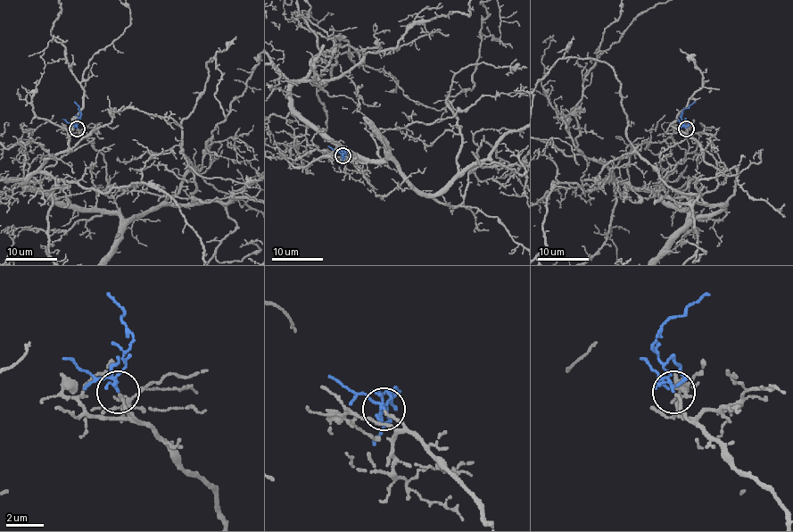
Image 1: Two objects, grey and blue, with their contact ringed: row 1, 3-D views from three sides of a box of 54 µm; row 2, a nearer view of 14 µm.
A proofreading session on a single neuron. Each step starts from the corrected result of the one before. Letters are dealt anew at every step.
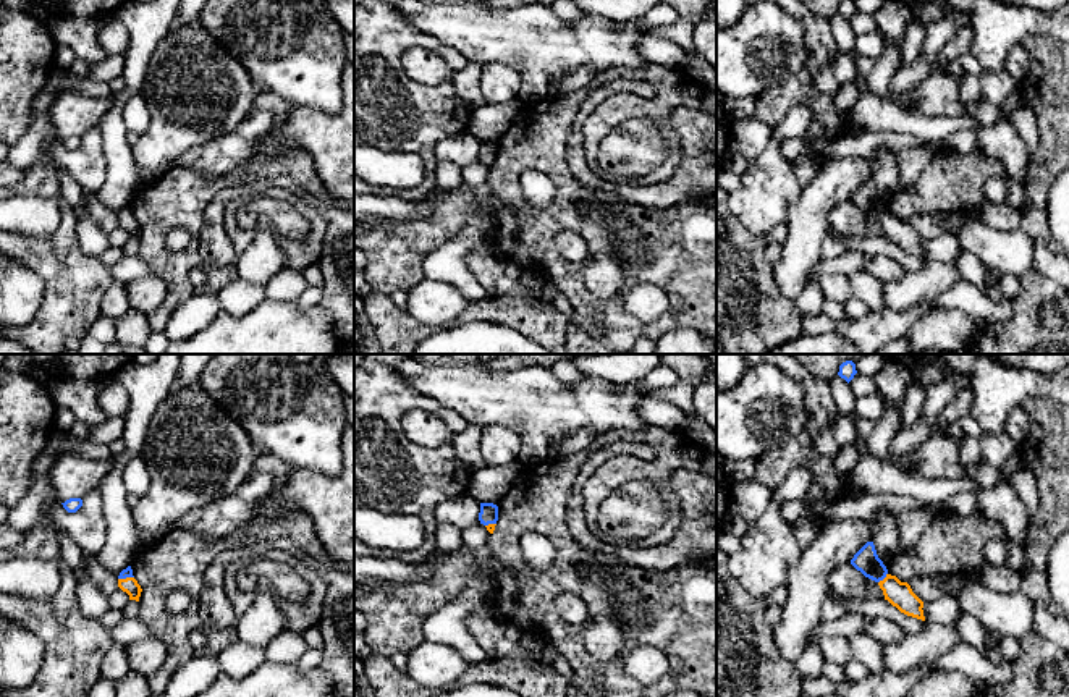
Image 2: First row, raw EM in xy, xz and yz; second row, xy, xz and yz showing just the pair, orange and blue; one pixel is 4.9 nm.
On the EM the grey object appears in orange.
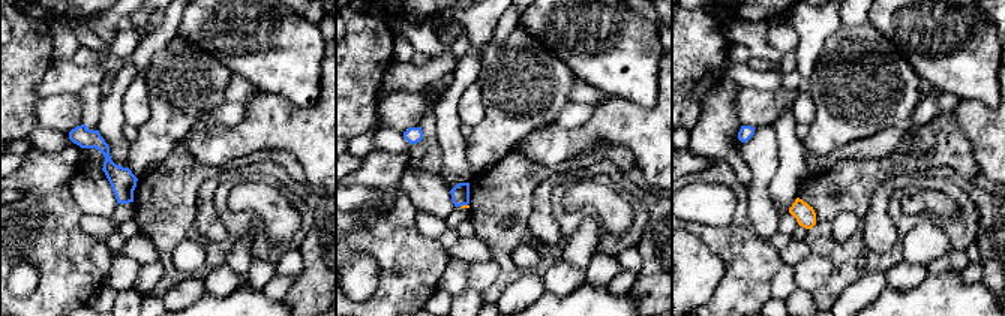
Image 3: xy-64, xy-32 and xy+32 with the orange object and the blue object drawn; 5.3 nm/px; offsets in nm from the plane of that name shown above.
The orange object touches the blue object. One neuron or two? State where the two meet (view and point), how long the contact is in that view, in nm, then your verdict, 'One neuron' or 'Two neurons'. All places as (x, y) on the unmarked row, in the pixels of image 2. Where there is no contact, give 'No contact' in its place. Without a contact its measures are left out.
Touches orange at yz (885, 215). Shared border 70 nm. One neuron

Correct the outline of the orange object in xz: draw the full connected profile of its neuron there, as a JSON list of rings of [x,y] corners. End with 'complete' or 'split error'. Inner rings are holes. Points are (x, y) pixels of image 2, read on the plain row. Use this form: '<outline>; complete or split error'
[[[480,141],[479,158],[490,171],[493,171],[498,158],[498,144],[493,141]]]; split error

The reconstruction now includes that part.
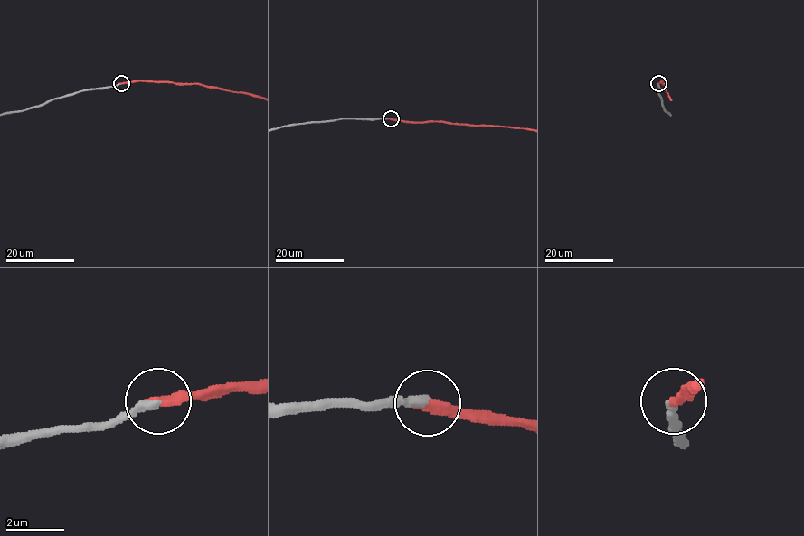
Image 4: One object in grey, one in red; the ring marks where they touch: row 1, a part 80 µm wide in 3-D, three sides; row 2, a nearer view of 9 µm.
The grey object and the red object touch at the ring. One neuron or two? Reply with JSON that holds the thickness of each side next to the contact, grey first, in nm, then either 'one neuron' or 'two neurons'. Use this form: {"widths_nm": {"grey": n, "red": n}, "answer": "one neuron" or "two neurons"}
{"widths_nm": {"grey": 280, "red": 400}, "answer": "one neuron"}

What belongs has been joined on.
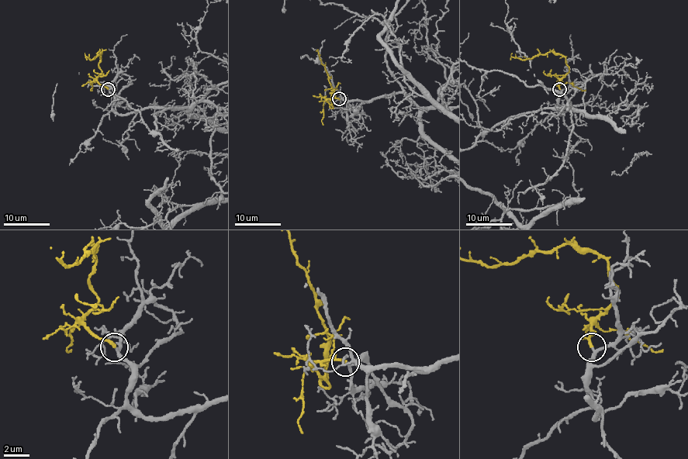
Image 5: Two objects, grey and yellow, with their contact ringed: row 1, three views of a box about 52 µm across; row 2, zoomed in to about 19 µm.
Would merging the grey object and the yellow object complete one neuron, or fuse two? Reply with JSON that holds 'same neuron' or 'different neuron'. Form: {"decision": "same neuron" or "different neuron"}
{"decision": "same neuron"}

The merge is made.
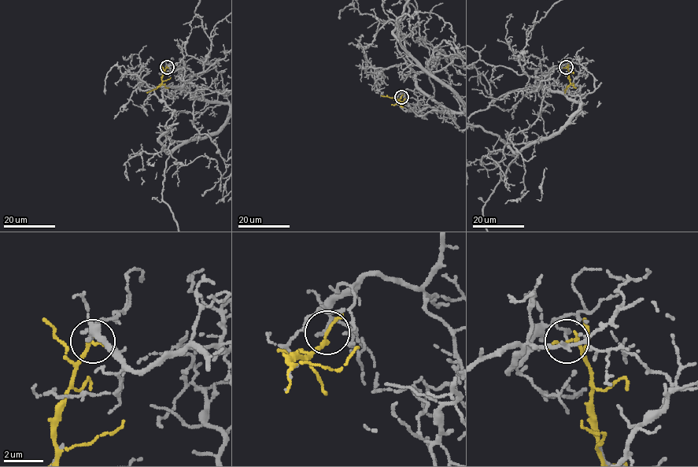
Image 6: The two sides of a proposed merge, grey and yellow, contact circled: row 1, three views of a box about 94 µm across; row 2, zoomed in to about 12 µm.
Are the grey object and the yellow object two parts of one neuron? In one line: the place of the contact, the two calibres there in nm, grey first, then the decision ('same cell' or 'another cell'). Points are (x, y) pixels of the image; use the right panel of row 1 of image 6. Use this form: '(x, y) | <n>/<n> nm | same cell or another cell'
(566, 67) | 150/150 nm | another cell

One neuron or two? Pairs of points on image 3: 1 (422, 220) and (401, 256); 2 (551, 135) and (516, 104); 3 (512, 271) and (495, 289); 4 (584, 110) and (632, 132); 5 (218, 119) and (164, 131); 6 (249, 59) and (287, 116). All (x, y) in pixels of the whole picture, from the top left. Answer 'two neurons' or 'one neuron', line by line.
1: two neurons
2: two neurons
3: one neuron
4: two neurons
5: two neurons
6: two neurons

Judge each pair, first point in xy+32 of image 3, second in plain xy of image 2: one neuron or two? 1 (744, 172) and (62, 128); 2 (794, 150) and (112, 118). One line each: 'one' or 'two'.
1: two
2: one

